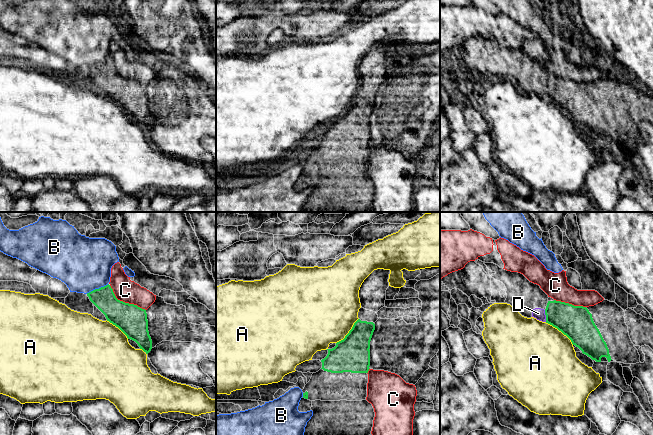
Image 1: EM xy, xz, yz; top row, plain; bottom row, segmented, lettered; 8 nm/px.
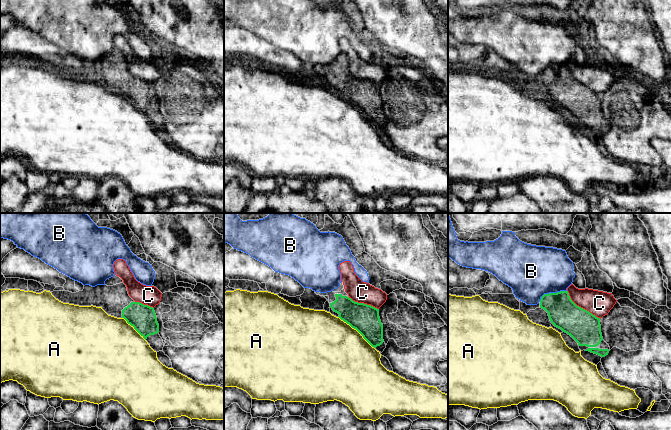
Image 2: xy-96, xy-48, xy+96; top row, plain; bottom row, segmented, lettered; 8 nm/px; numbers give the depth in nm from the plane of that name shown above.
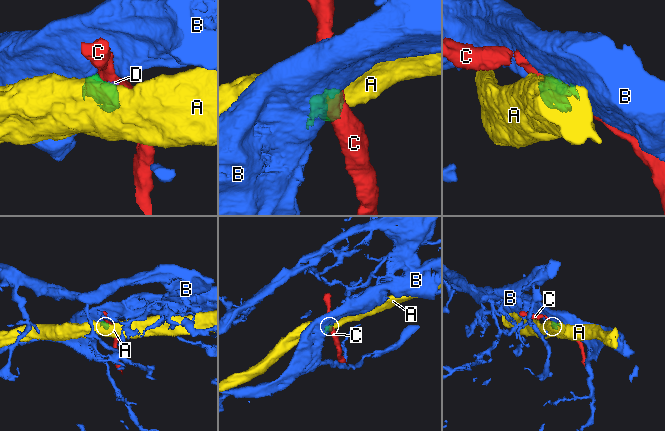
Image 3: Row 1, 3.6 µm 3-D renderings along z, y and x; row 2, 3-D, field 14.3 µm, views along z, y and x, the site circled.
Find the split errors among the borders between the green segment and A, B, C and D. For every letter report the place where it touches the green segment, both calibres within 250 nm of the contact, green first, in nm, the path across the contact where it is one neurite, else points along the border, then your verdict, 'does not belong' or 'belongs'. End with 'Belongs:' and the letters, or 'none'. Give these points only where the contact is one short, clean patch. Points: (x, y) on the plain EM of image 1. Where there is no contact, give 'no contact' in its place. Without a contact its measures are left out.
A: contact yz (560, 106); calibres 260 and 480 nm; border yz (545, 98), (560, 106), (573, 120); does not belong
B: contact xy (97, 65); calibres 200 and 440 nm; does not belong
C: contact xy (124, 78); calibres 240 and 180 nm; does not belong
D: contact yz (546, 92); calibres 260 and 90 nm; way yz (576, 98), (564, 92), (546, 92), (538, 89); belongs
Belongs: D

